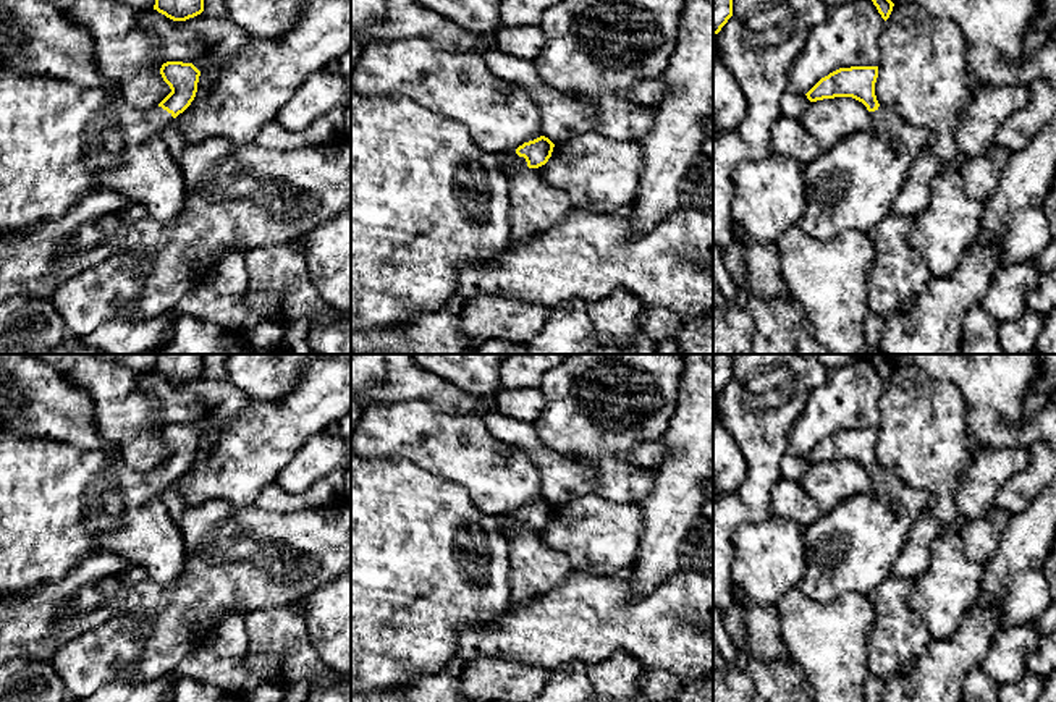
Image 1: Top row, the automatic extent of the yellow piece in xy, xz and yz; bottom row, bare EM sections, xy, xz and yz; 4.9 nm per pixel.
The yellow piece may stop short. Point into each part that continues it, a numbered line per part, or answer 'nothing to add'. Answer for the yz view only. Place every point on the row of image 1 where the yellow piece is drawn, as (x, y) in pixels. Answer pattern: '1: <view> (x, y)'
1: yz (851, 186)

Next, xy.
1: xy (59, 141)

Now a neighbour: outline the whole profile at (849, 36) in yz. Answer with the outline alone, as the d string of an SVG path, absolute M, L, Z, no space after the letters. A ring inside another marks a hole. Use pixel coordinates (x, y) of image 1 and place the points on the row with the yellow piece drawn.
M872 0L828 6L828 18L810 29L792 61L786 87L805 95L839 68L878 66L885 24Z

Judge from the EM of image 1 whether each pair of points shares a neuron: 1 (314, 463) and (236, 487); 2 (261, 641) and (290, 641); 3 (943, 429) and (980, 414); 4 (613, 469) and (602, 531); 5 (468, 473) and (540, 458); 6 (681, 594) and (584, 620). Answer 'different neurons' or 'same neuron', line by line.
1: different neurons
2: same neuron
3: different neurons
4: different neurons
5: different neurons
6: same neuron

